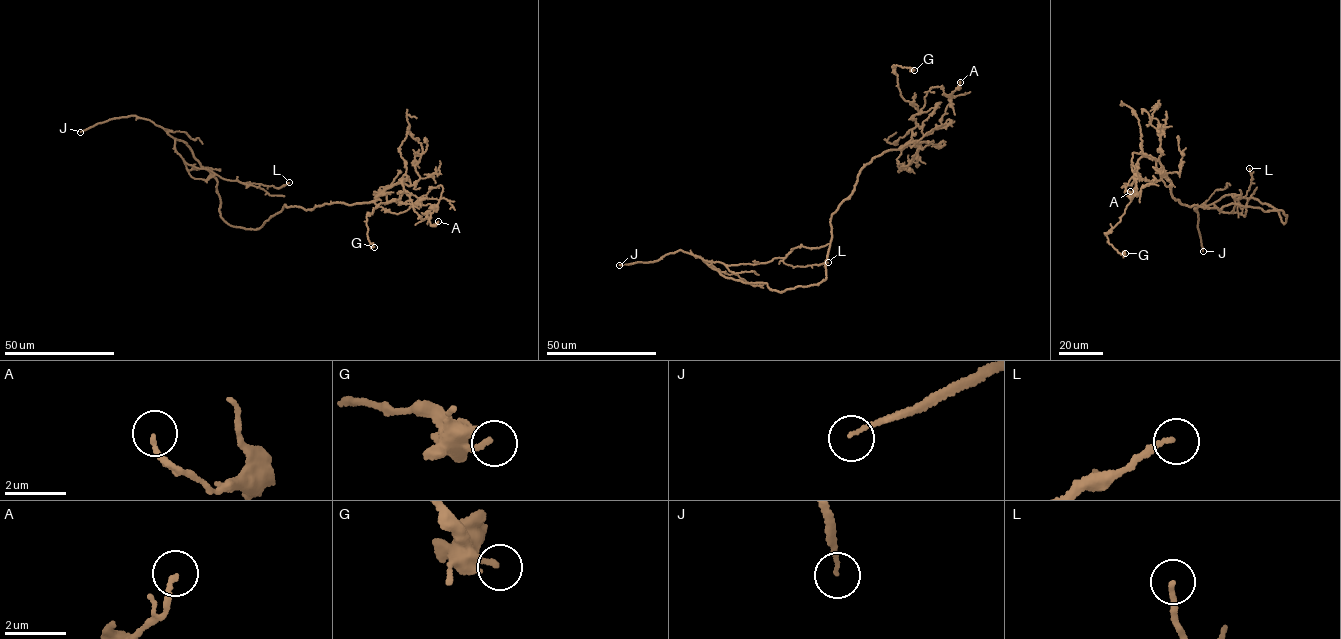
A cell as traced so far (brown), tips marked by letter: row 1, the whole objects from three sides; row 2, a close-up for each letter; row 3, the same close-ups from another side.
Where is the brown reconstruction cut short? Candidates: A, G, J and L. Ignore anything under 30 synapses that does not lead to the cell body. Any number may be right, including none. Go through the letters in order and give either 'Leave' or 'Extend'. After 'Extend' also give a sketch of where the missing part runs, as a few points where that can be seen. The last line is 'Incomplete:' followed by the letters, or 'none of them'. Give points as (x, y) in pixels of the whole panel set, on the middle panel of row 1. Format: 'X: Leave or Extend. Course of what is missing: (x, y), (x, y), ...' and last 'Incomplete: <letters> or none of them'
A: Leave
G: Leave
J: Extend
L: Leave
Incomplete: J

